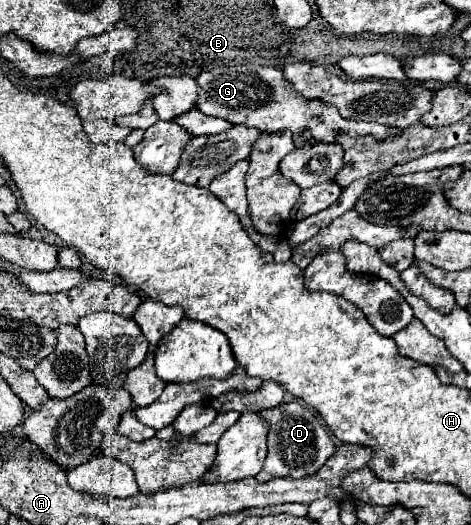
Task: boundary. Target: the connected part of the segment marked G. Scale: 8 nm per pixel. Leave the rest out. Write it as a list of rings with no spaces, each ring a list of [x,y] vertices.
[[[239,64],[239,66],[219,66],[207,70],[197,76],[197,84],[201,88],[197,110],[207,116],[223,118],[231,124],[245,124],[259,128],[261,132],[279,132],[291,130],[295,146],[301,146],[301,132],[309,130],[315,142],[335,142],[339,132],[349,136],[357,134],[371,134],[377,140],[387,136],[399,136],[399,128],[387,128],[375,122],[357,122],[357,120],[343,120],[333,104],[323,100],[305,100],[299,92],[293,90],[293,84],[283,78],[283,72],[277,68],[265,68],[257,64]]]

